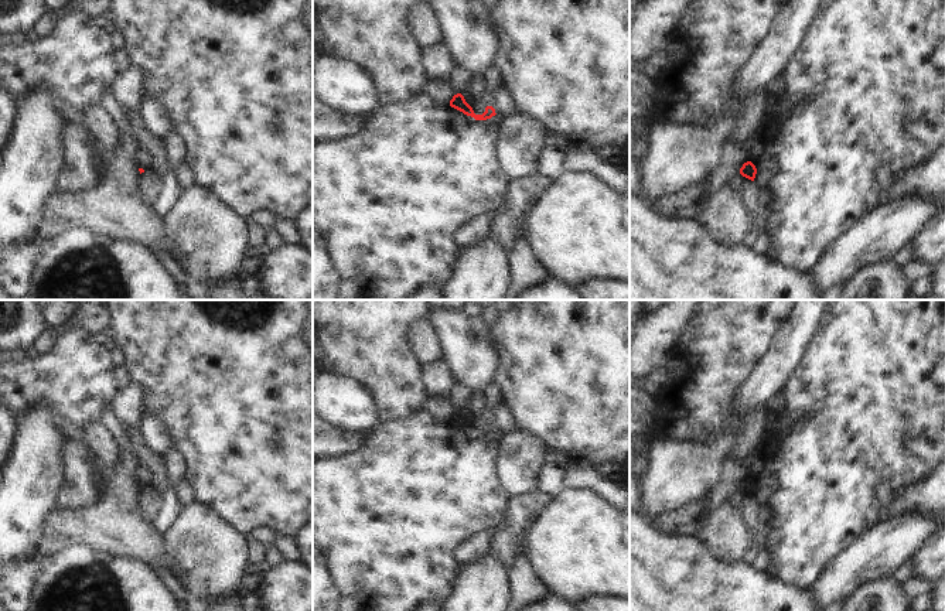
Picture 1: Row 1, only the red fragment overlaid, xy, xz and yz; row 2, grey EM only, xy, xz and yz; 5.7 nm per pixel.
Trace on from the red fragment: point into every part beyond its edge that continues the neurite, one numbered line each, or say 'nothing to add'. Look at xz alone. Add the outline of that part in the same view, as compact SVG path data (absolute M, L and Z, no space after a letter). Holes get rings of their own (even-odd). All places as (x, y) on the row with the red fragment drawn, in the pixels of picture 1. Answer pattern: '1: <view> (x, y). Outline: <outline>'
nothing to add.

